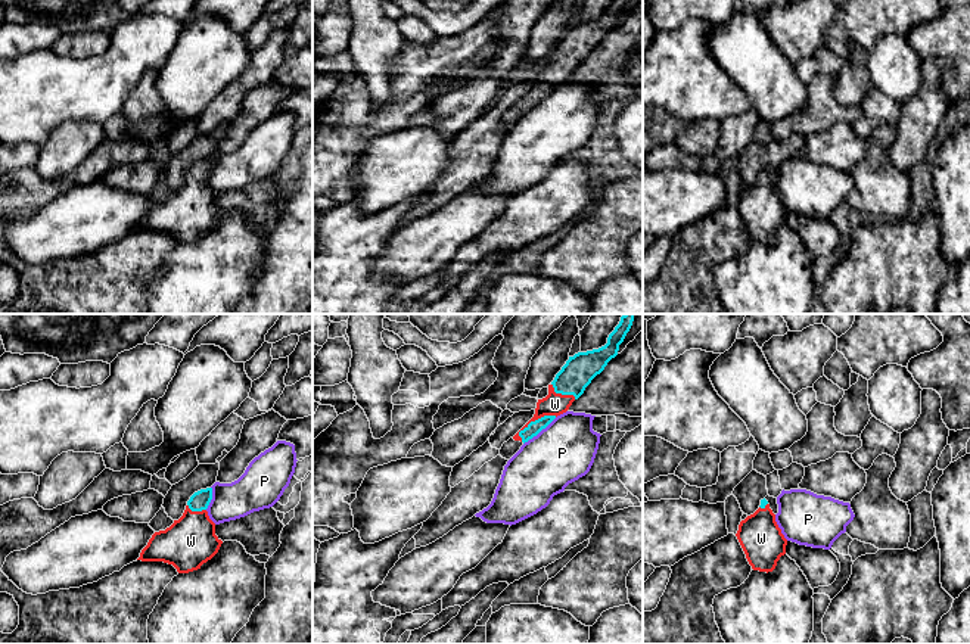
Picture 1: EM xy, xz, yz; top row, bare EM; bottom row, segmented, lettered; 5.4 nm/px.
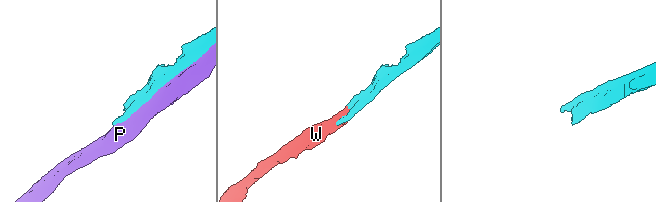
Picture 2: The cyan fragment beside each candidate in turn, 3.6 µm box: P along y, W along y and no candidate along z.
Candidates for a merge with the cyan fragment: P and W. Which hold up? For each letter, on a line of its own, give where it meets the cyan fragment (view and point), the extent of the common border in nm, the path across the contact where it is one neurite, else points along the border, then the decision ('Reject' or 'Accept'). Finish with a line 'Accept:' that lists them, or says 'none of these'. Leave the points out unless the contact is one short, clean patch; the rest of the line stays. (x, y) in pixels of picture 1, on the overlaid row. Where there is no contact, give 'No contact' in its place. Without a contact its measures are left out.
P: Touches cyan at xz (540, 431). Shared border 240 nm. Reject
W: Touches cyan at xz (532, 422). Shared border 240 nm. Accept
Accept: W

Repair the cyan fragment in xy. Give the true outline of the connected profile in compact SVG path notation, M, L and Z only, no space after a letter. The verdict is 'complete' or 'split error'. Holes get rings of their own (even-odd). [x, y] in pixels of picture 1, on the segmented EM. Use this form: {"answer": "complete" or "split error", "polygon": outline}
{"answer": "split error", "polygon": "M212 488L195 492L183 516L165 531L155 532L137 560L164 561L172 564L178 573L200 569L223 544L206 511L211 500Z"}

